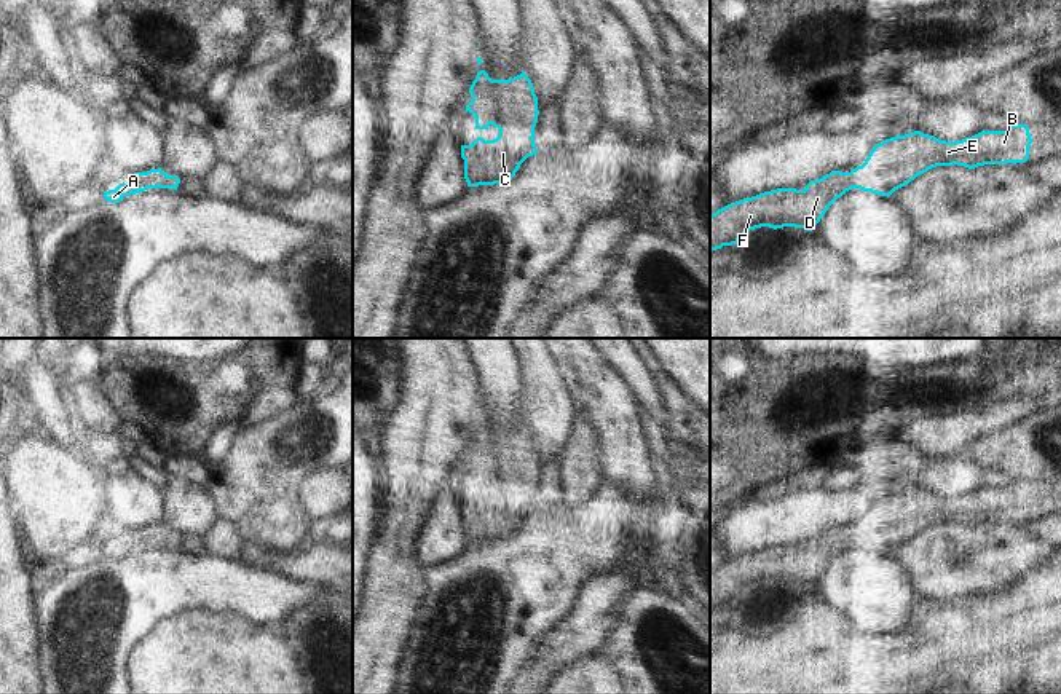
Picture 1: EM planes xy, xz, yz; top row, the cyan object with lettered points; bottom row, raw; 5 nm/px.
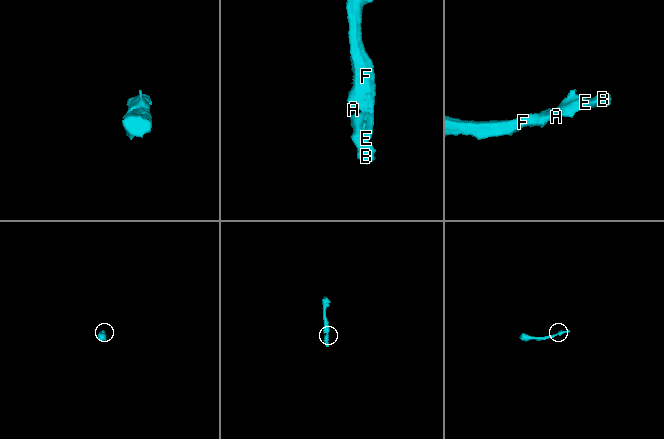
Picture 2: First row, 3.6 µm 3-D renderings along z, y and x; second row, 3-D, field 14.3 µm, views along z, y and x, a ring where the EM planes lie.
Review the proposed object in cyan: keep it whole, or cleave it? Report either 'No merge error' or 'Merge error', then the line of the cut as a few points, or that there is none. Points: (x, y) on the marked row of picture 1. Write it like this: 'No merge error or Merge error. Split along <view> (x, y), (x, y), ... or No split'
No merge error. No split

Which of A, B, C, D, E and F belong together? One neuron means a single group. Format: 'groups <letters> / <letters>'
groups A B C D E F

